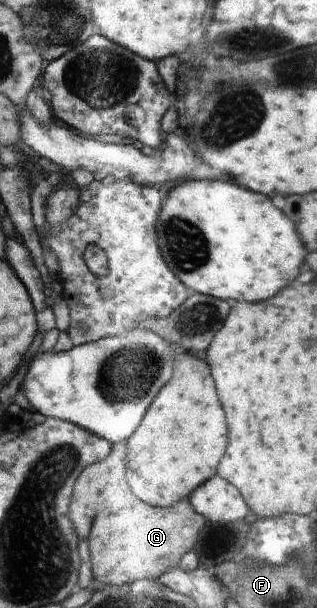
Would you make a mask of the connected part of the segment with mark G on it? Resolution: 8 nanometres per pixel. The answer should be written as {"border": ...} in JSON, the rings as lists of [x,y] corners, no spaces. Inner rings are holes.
{"border":[[[116,443],[105,460],[83,468],[70,501],[71,521],[78,529],[79,537],[89,537],[93,577],[99,585],[123,585],[141,579],[155,579],[161,571],[177,567],[181,557],[195,545],[197,533],[203,529],[205,519],[196,512],[190,501],[178,501],[169,507],[159,507],[135,497],[125,480],[126,443]]]}

